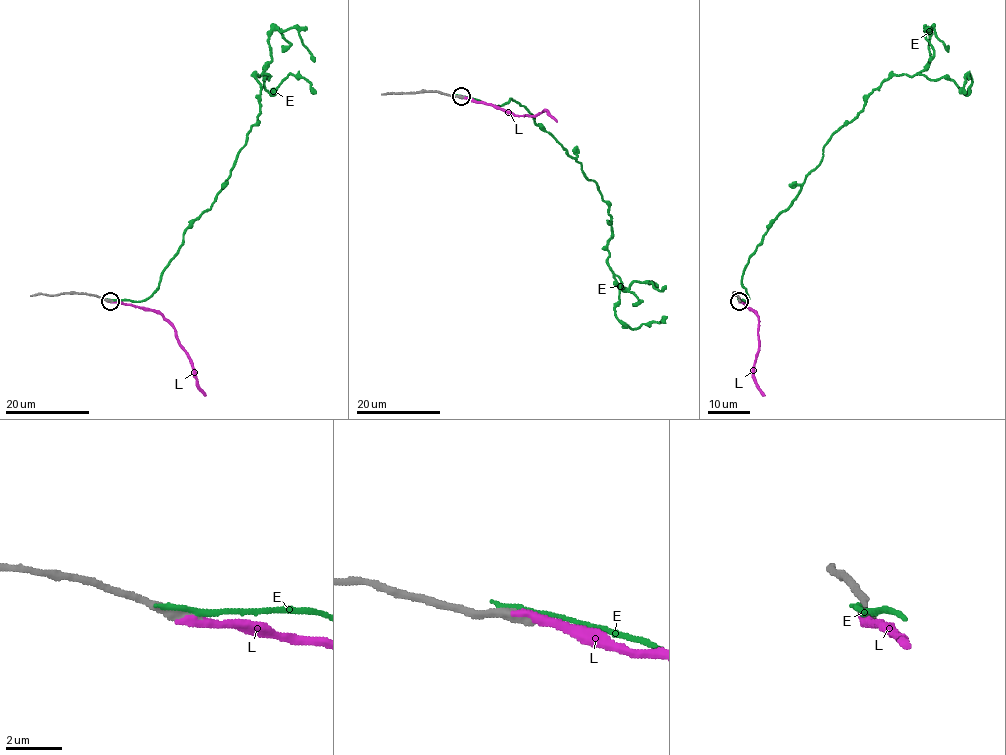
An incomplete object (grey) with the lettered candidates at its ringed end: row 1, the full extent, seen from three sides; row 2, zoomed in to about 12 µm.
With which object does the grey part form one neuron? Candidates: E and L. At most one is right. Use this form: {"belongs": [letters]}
{"belongs": ["L"]}

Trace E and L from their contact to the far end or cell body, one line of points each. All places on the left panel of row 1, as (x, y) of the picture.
E: (109, 300), (143, 301), (158, 287), (257, 121), (256, 74), (273, 93), (290, 74), (315, 93)
L: (110, 301), (154, 310), (173, 327), (177, 342), (192, 366), (197, 386), (206, 395)

